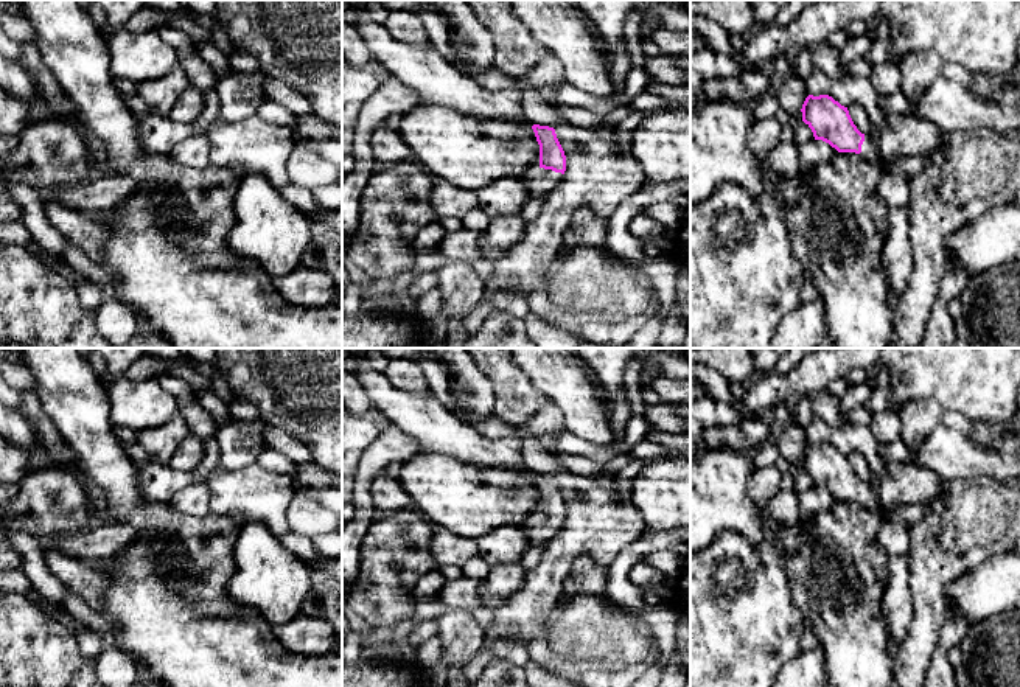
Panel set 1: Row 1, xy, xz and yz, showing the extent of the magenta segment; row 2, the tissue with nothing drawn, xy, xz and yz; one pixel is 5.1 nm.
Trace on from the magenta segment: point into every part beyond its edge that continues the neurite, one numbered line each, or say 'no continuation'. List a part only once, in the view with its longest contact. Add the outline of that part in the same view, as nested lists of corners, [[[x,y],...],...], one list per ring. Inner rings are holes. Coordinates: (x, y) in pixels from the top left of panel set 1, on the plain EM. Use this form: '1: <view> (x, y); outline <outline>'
1: xz (540, 529); outline [[[535,516],[526,521],[527,527],[527,546],[538,546],[547,542],[563,527],[561,521],[552,518]]]

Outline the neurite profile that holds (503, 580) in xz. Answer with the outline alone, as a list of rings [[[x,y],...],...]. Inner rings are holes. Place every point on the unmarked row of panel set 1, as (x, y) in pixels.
[[[519,561],[493,566],[484,580],[487,591],[502,603],[524,584],[526,570]]]

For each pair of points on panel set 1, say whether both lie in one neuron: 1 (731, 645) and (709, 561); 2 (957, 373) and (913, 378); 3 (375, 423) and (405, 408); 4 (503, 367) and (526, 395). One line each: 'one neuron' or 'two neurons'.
1: one neuron
2: one neuron
3: two neurons
4: one neuron

